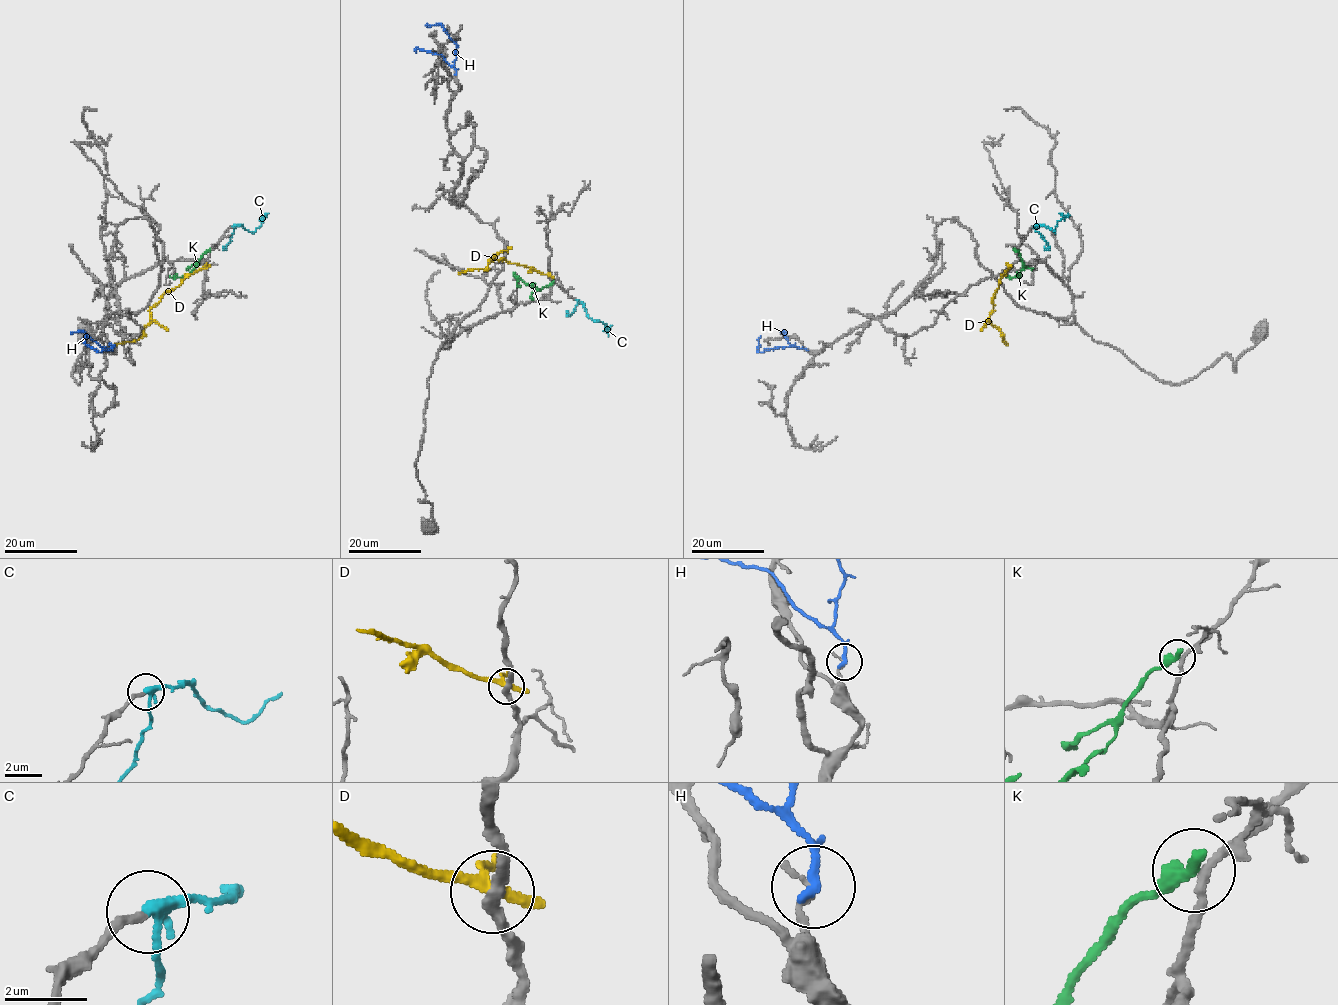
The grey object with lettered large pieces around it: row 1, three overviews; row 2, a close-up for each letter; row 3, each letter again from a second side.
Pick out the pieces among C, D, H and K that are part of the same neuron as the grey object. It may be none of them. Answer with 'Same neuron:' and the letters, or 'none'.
Same neuron: C

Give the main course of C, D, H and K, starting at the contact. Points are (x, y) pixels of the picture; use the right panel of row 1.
C: (1033, 226), (1047, 226), (1055, 232), (1057, 222), (1069, 214)
D: (1009, 267), (1002, 273), (993, 295), (989, 316), (1007, 344)
H: (807, 350), (796, 346), (778, 347), (759, 353), (761, 337)
K: (1015, 250), (1022, 259), (1023, 268), (1017, 276), (1012, 277), (1020, 274)

